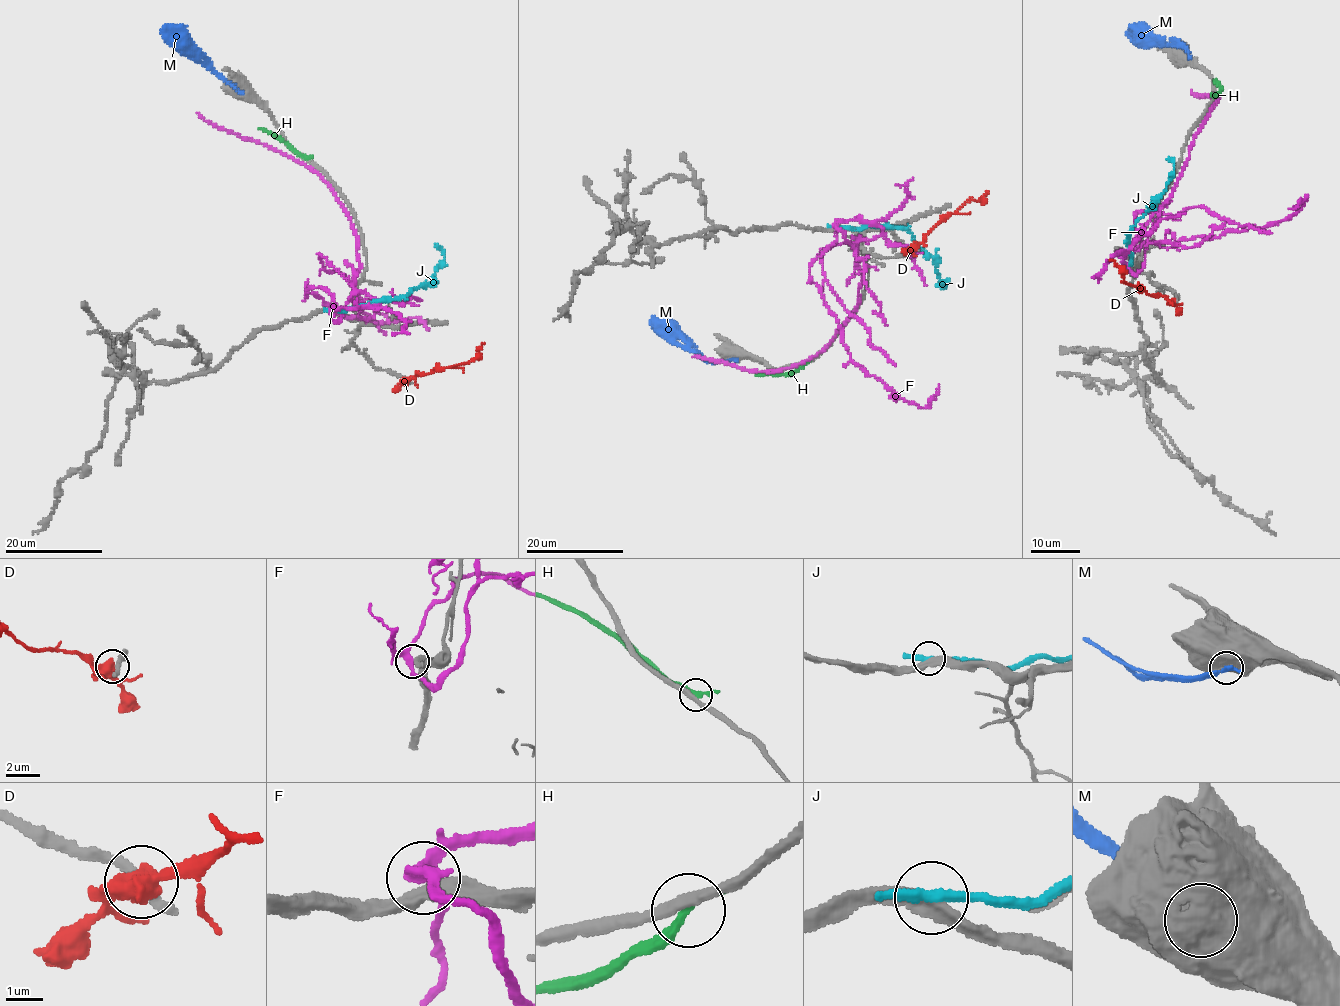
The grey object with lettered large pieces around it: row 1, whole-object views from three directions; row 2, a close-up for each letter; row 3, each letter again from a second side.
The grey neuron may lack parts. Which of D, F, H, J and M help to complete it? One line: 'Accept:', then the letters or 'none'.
Accept: none

